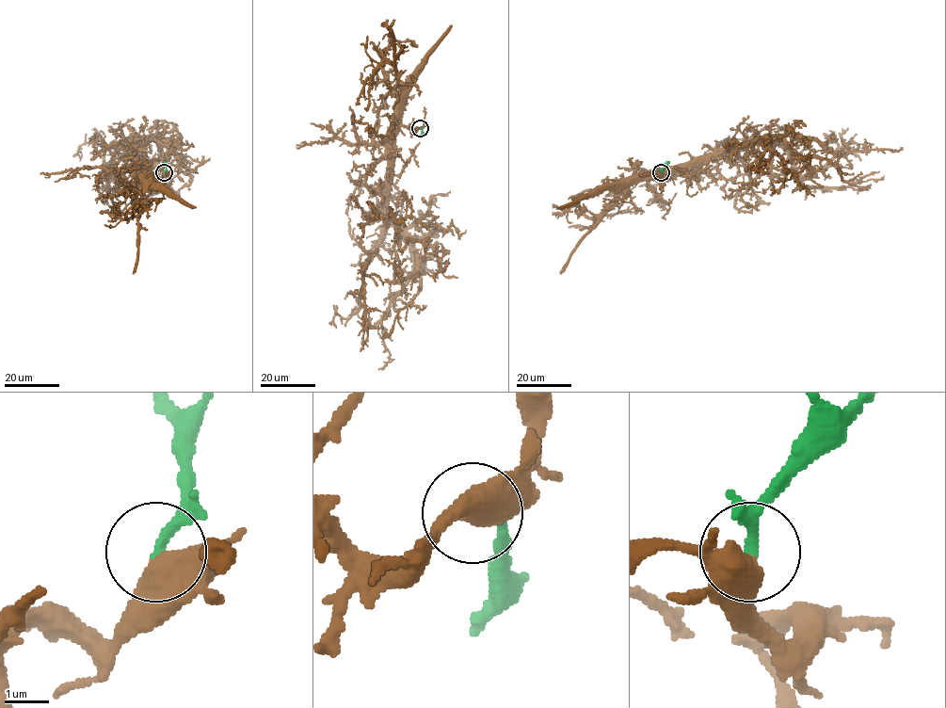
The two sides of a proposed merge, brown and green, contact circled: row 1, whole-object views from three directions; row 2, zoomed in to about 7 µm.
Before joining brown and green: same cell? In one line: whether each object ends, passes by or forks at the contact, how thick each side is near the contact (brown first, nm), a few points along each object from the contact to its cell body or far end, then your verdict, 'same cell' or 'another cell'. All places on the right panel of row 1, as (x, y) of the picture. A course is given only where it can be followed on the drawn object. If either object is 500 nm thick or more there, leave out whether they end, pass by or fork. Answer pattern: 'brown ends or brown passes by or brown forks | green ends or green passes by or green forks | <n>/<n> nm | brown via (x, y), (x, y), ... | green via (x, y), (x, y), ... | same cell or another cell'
750/240 nm | brown via (661, 172), (659, 179), (785, 136), (815, 139), (839, 154), (902, 147) | green via (661, 172), (666, 161) | same cell

